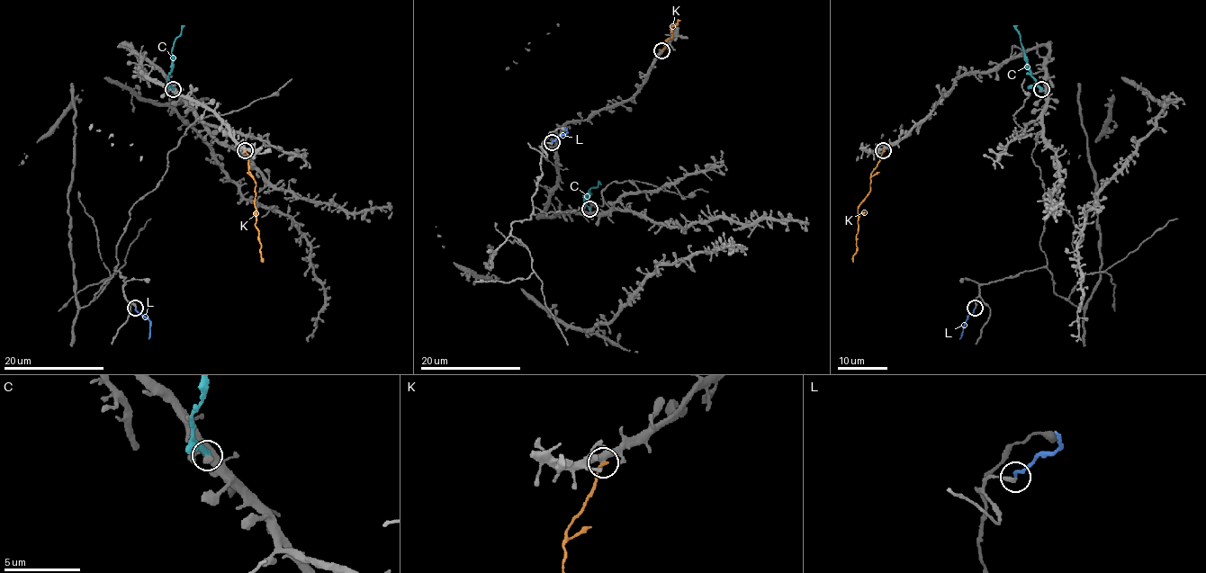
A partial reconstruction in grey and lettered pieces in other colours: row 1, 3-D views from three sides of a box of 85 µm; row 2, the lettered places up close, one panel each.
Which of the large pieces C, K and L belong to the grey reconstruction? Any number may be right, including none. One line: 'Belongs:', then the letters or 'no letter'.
Belongs: L

